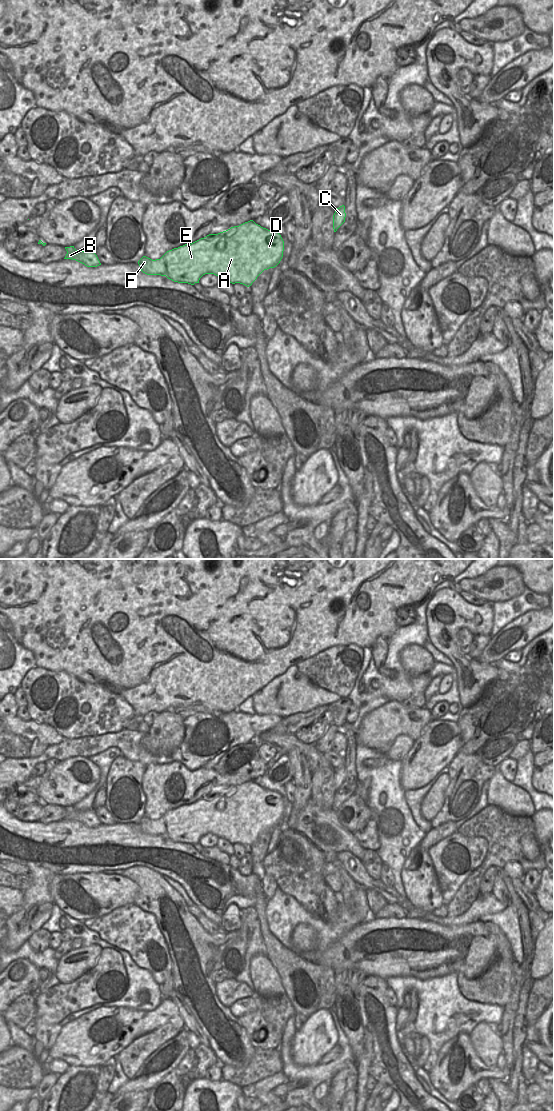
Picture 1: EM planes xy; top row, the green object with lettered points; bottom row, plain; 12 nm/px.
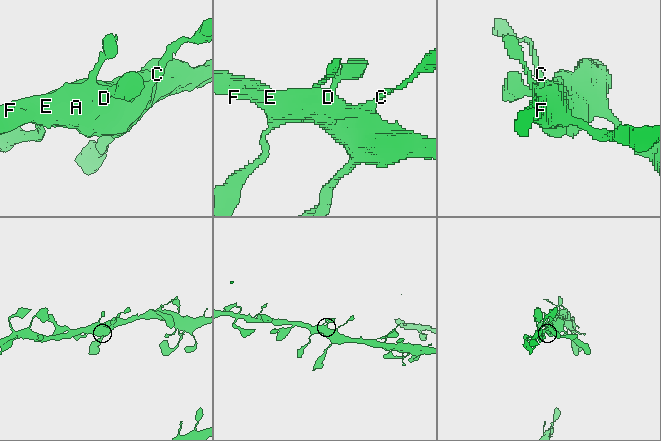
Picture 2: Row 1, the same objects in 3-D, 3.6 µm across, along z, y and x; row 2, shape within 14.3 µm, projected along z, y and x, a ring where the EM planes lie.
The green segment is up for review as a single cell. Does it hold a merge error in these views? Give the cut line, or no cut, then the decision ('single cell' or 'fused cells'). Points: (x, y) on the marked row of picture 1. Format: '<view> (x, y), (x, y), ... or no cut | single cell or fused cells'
no cut | single cell

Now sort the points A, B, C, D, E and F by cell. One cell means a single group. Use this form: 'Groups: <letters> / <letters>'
Groups: A B C D E F.

